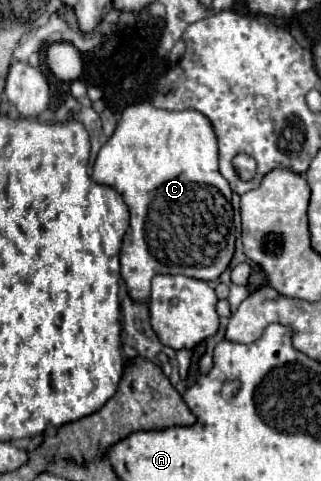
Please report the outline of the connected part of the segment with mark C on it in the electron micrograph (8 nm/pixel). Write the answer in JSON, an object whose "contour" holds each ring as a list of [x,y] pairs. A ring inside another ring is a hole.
{"contour":[[[150,101],[134,103],[114,129],[114,135],[100,149],[92,179],[96,183],[116,189],[130,211],[130,229],[122,239],[120,275],[132,299],[148,301],[150,281],[156,273],[182,273],[186,277],[216,281],[230,265],[234,253],[234,225],[230,205],[230,185],[218,171],[218,139],[214,127],[200,111],[166,111],[154,107]]]}

